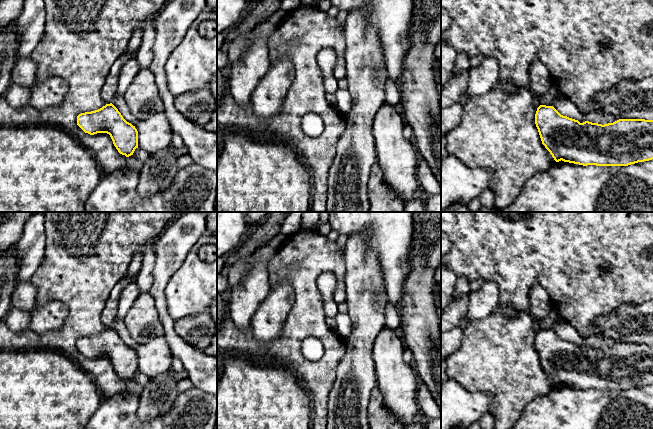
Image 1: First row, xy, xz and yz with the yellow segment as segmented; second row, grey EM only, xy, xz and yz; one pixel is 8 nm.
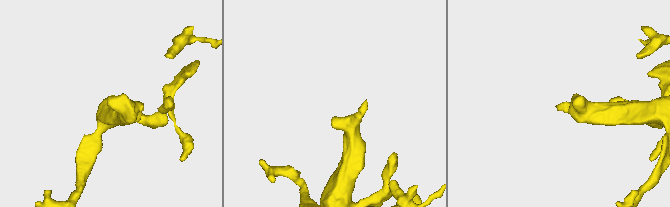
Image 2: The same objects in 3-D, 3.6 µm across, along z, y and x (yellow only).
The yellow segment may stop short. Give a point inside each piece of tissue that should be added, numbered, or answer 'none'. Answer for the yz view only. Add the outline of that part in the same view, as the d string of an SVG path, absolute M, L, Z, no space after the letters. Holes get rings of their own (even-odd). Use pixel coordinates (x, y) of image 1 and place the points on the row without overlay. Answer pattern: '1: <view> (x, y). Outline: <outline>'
none

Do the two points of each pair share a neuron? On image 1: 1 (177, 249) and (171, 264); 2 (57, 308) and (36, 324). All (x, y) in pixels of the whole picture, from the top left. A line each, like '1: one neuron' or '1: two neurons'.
1: one neuron
2: one neuron

